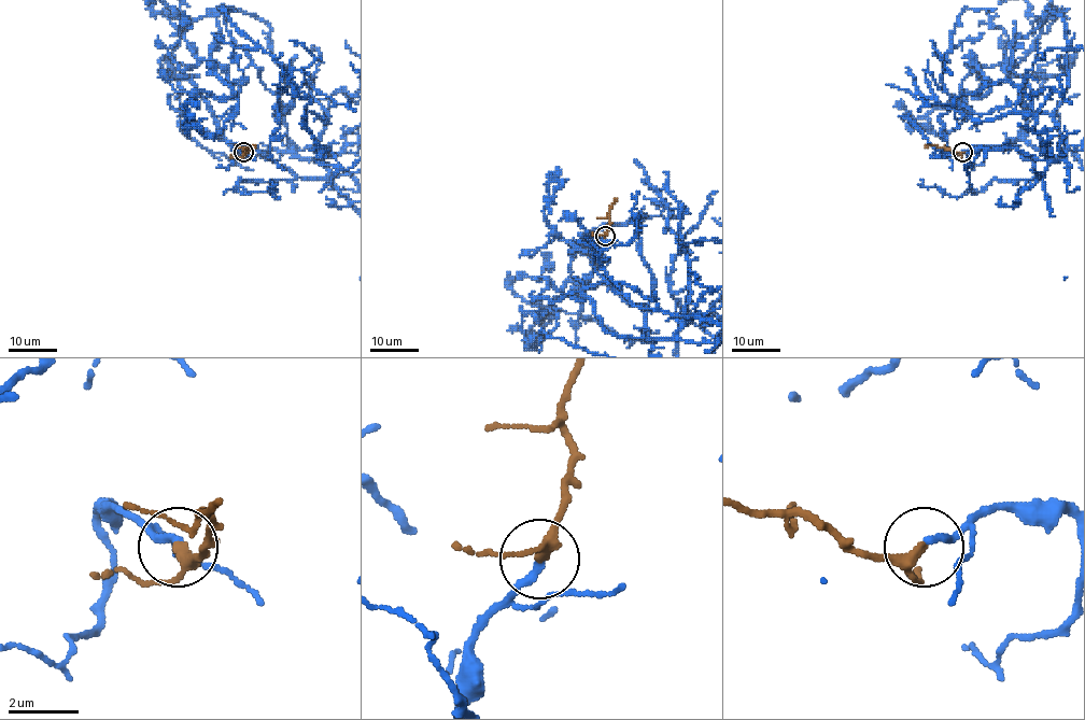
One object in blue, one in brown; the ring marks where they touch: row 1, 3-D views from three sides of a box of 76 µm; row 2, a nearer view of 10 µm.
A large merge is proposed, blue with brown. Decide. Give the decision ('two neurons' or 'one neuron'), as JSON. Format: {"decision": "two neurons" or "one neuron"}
{"decision": "one neuron"}

